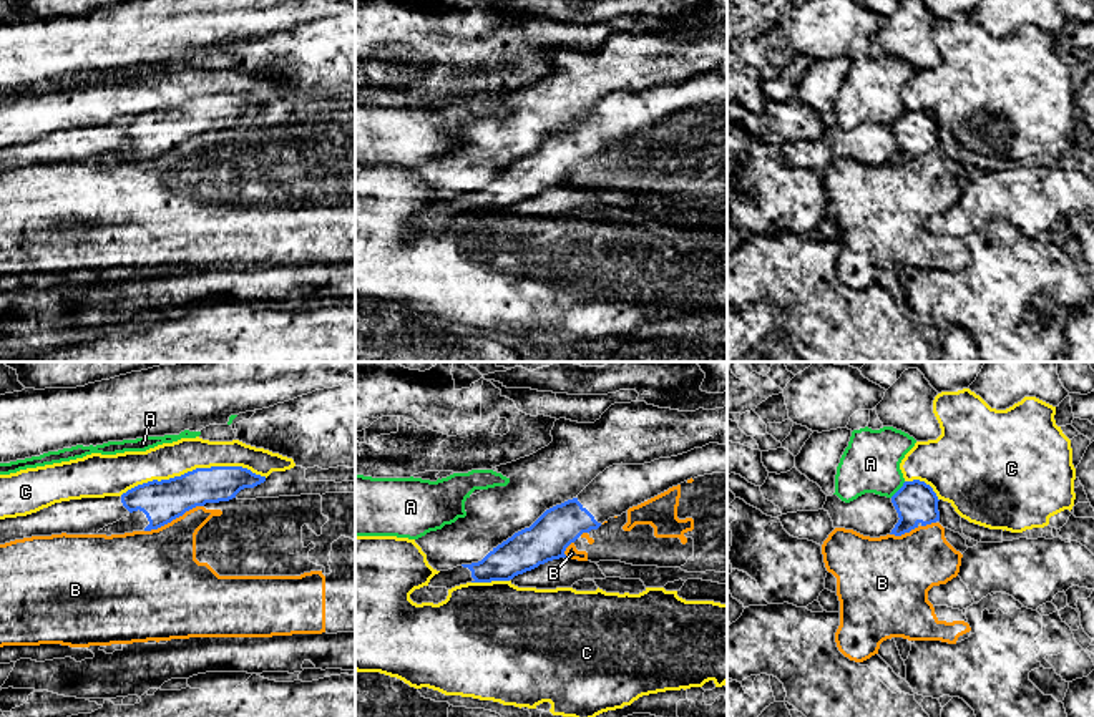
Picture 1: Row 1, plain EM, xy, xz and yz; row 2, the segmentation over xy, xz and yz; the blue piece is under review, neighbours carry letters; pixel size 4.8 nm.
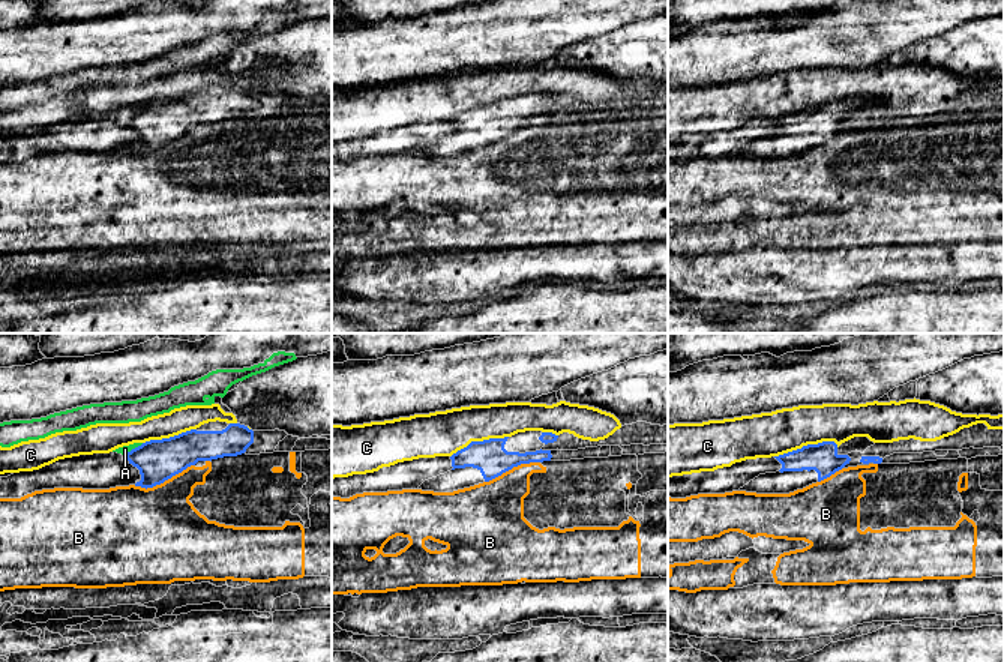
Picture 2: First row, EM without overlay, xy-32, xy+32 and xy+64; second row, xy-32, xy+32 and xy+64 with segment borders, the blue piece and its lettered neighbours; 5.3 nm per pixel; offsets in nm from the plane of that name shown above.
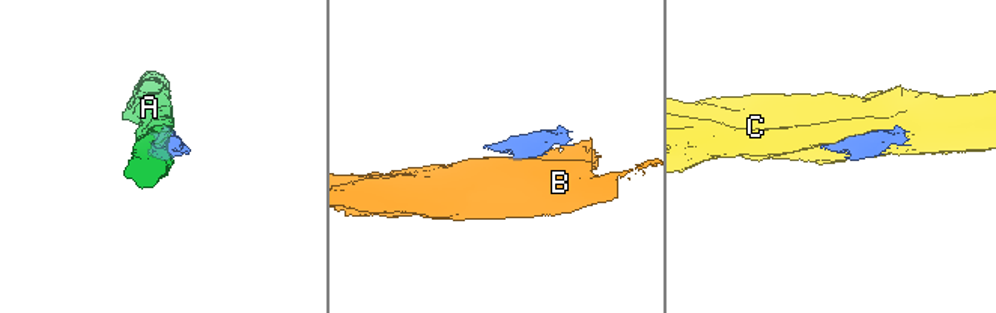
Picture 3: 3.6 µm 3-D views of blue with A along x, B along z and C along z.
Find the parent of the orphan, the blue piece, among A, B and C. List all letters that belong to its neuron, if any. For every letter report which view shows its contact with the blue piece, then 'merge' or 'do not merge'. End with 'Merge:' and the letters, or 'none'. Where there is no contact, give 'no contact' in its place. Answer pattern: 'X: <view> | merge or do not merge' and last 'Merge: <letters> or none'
A: yz | do not merge
B: xy | do not merge
C: xy | do not merge
Merge: none

